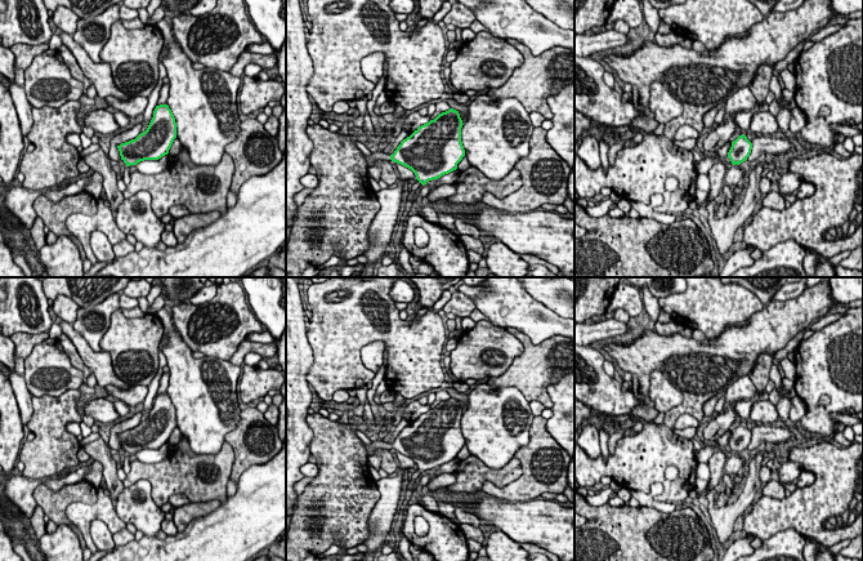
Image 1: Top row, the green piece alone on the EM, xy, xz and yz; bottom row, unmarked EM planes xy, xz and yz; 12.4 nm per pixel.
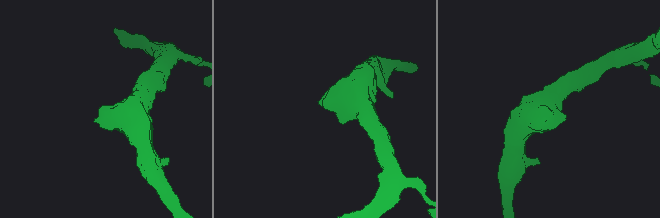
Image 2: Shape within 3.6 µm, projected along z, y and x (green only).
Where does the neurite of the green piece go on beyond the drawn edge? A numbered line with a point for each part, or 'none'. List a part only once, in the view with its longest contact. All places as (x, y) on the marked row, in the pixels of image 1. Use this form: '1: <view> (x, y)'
1: xz (376, 155)

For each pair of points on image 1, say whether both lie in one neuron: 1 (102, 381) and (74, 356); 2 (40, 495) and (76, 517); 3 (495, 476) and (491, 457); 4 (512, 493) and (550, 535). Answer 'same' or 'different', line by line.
1: different
2: different
3: different
4: different

